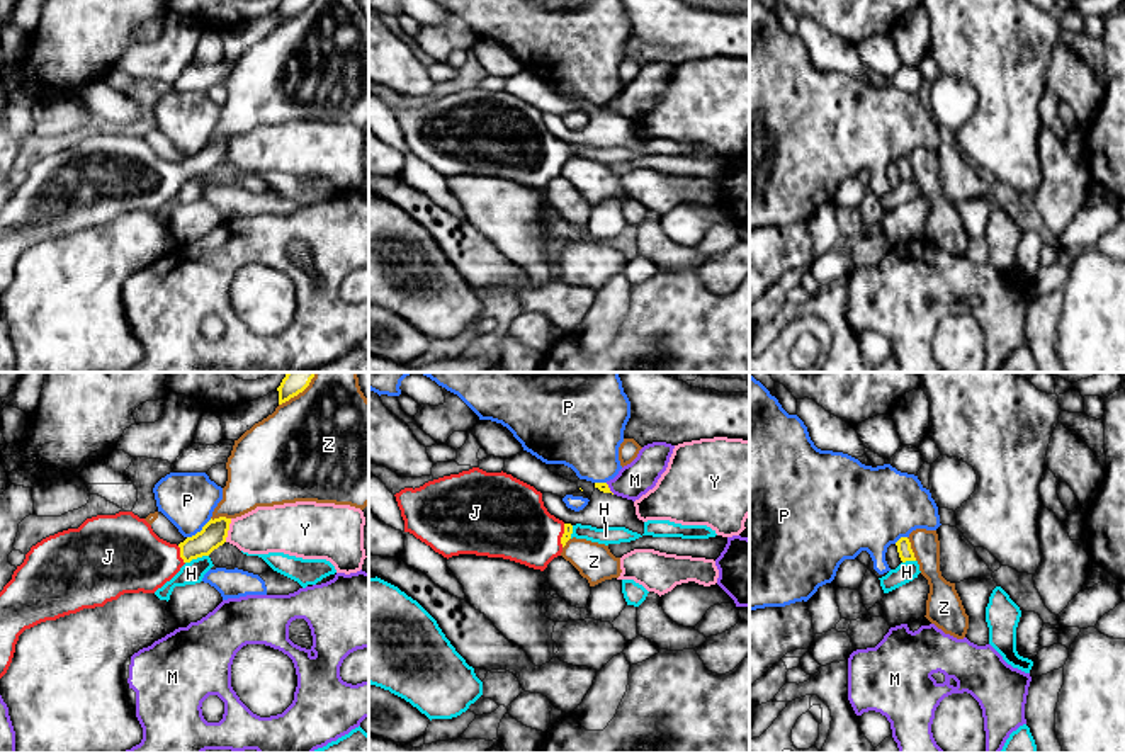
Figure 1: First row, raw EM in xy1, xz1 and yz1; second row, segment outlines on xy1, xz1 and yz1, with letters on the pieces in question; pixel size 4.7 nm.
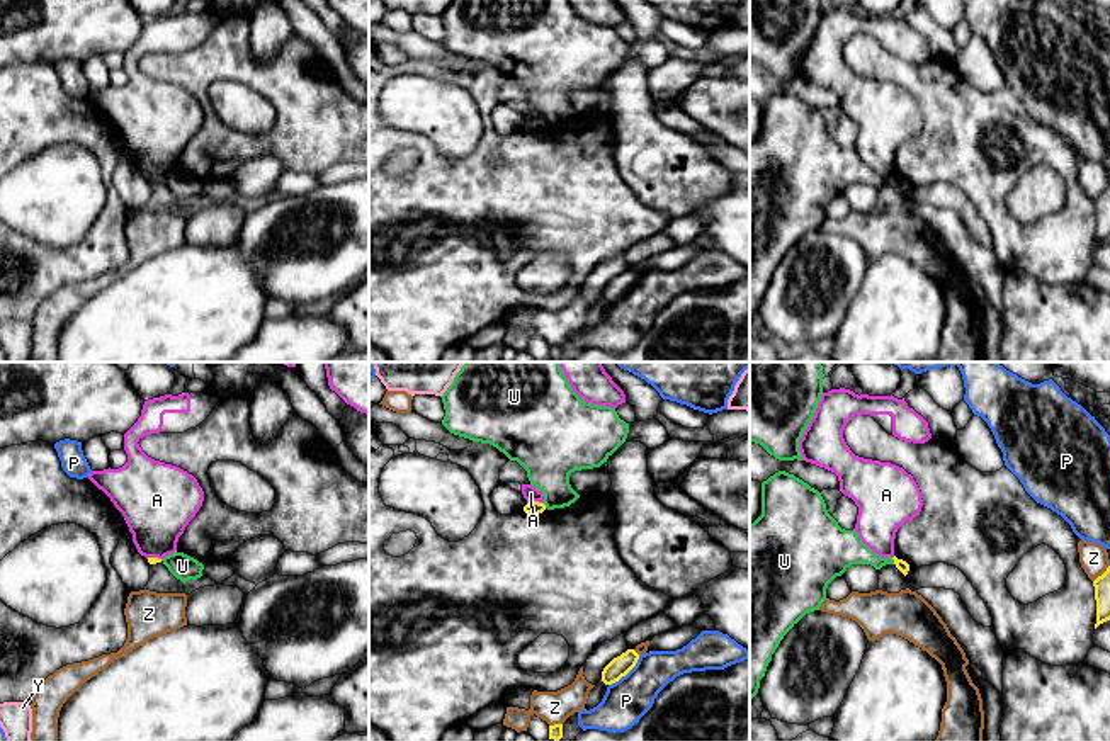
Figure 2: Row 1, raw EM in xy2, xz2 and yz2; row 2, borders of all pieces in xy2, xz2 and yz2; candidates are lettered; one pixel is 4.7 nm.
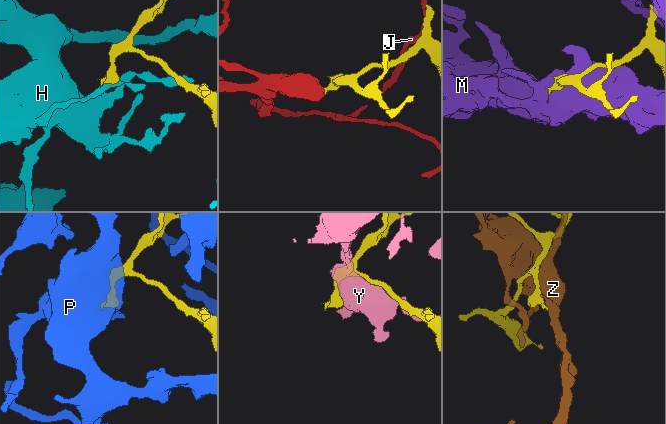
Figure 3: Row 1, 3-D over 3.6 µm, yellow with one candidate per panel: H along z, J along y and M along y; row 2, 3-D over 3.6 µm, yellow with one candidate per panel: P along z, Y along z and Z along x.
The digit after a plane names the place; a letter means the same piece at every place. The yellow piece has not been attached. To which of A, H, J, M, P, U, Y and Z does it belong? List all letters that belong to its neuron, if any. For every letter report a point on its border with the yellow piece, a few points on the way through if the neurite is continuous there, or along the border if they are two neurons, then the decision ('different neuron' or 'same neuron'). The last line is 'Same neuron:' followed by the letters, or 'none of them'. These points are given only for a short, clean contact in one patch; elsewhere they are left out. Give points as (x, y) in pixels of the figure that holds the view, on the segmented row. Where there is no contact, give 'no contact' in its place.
A: contact xz2 (534, 502); different neuron
H: contact xy1 (196, 558); border xy1 (208, 554), (186, 563); different neuron
J: contact xz1 (563, 536); way xz1 (568, 529), (563, 536), (531, 536), (512, 522); same neuron
M: contact xz1 (609, 488); border xz1 (605, 483), (614, 493); different neuron
P: contact xz2 (626, 673); different neuron
U: contact yz2 (894, 561); border yz2 (891, 558), (894, 563); different neuron
Y: contact xy1 (228, 529); different neuron
Z: contact yz1 (911, 549); different neuron
Same neuron: J

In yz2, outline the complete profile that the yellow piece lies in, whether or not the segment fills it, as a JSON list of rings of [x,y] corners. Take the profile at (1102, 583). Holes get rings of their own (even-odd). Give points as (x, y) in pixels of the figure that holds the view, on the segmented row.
[[[1110,566],[1093,581],[1096,600],[1096,624],[1095,629],[1110,620]]]

